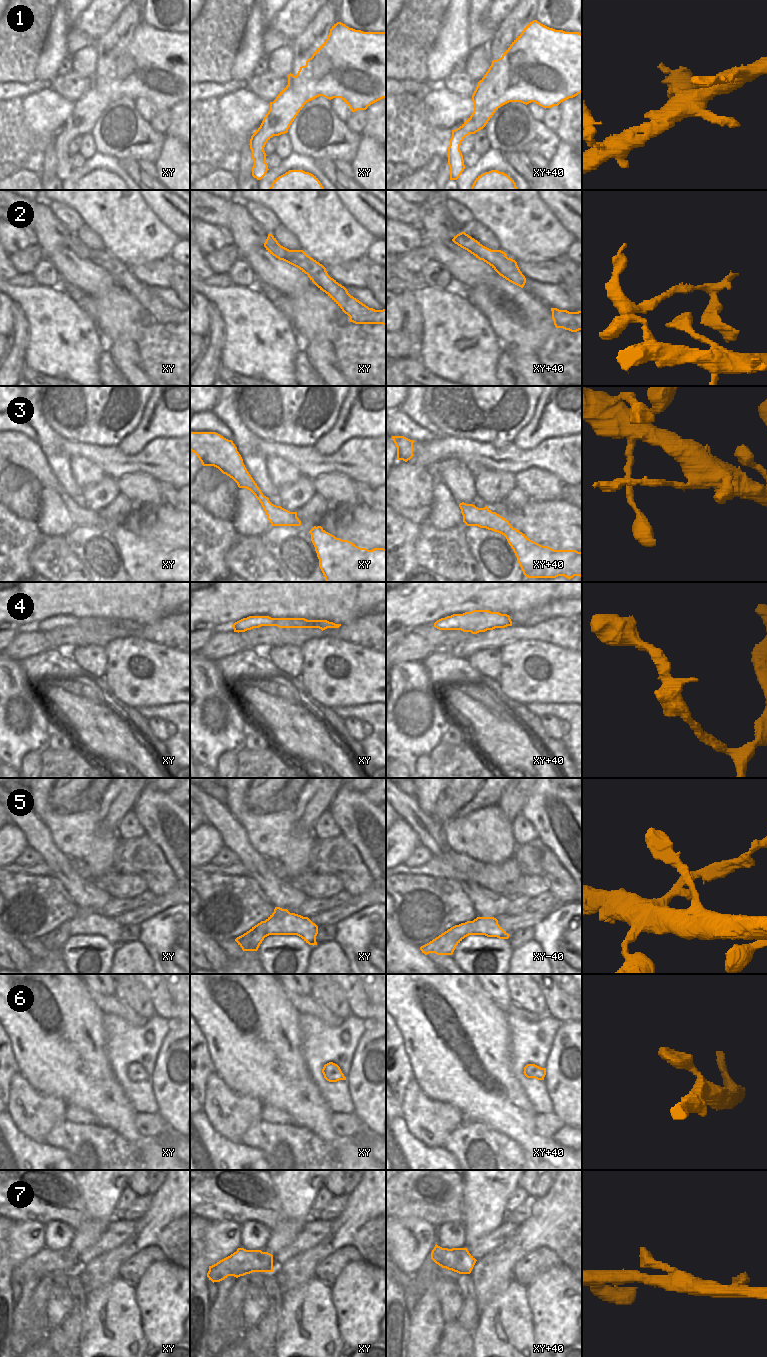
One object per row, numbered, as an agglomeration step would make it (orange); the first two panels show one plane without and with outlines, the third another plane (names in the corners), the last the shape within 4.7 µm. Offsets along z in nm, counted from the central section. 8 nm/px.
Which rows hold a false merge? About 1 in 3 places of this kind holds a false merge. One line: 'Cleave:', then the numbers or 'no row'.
Cleave: 3, 5

